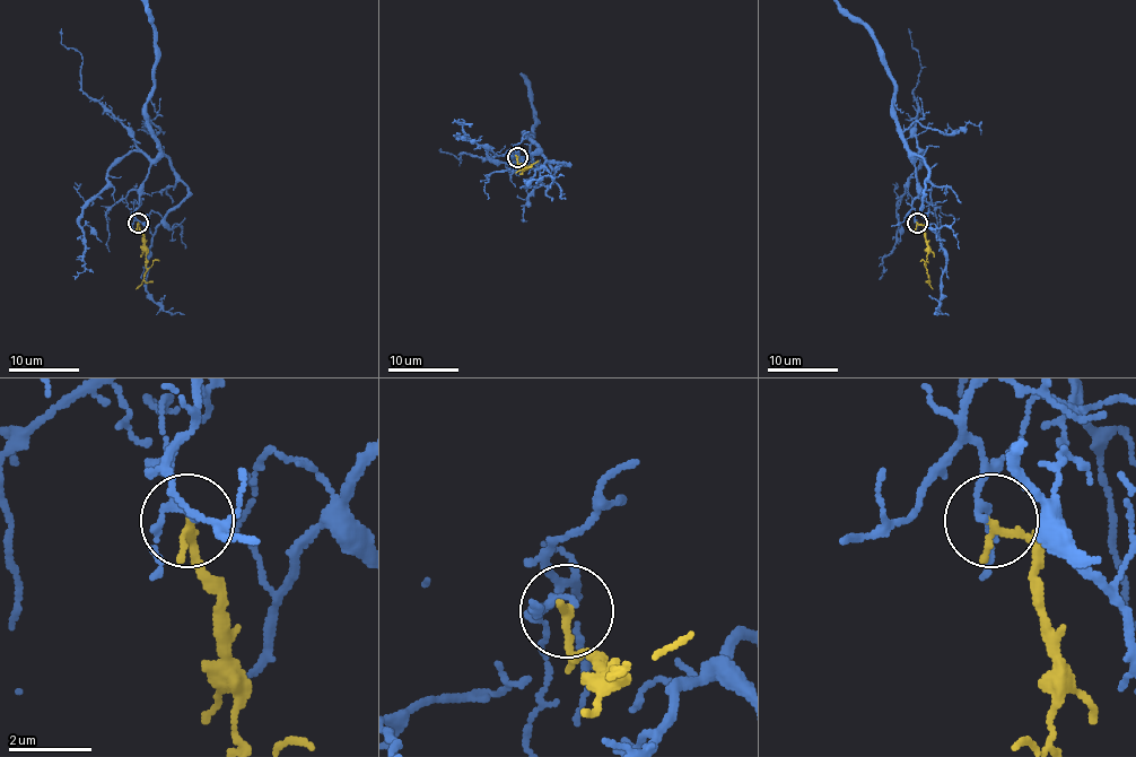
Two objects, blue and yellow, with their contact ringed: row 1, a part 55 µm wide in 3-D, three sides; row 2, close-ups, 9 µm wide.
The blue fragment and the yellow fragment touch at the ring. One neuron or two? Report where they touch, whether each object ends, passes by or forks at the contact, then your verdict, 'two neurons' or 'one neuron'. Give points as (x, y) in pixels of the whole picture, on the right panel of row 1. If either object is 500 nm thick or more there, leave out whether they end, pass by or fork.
place (917, 223); blue passes by; yellow ends; two neurons

